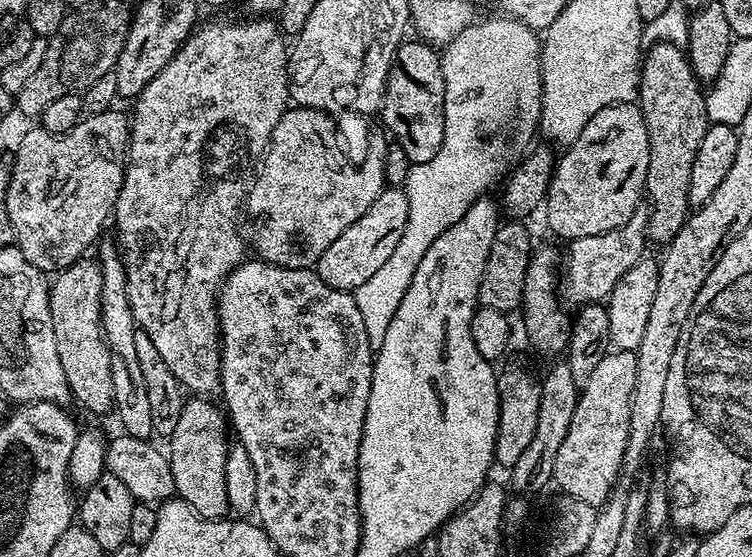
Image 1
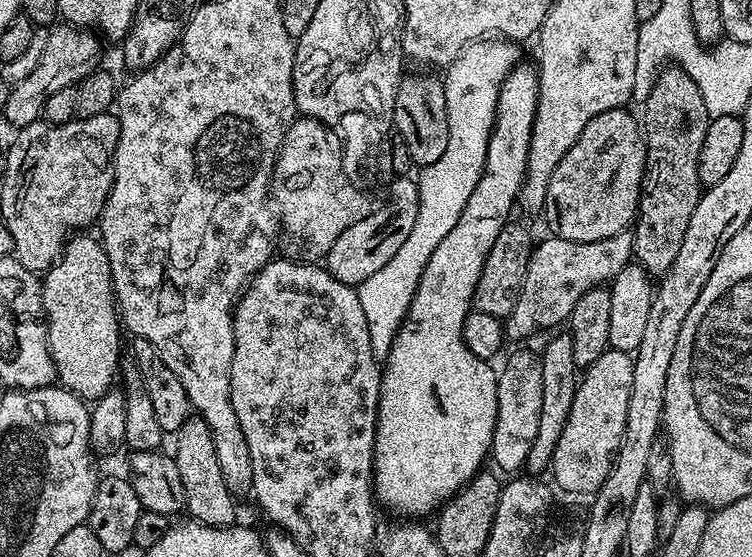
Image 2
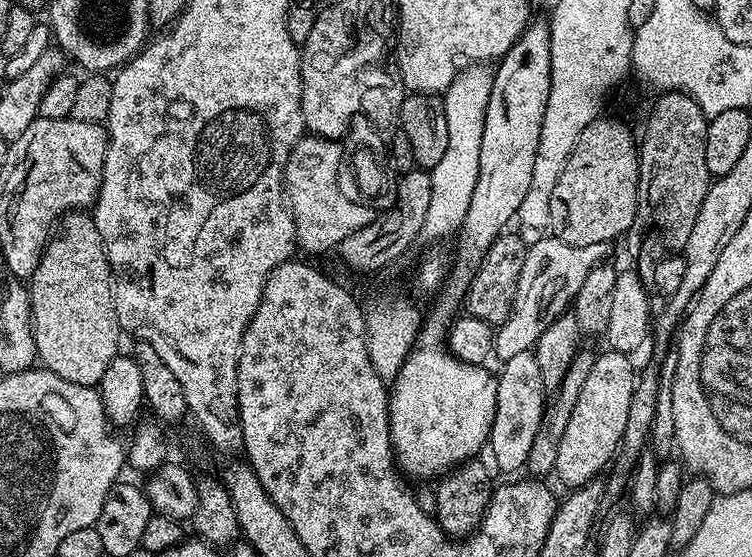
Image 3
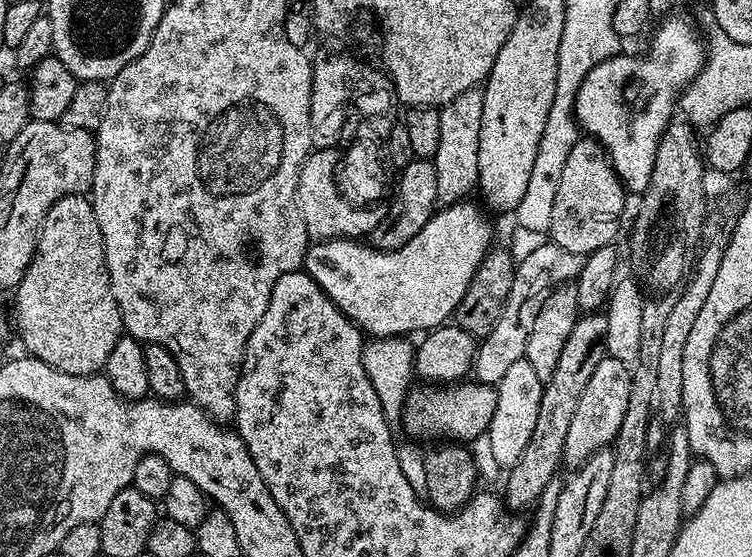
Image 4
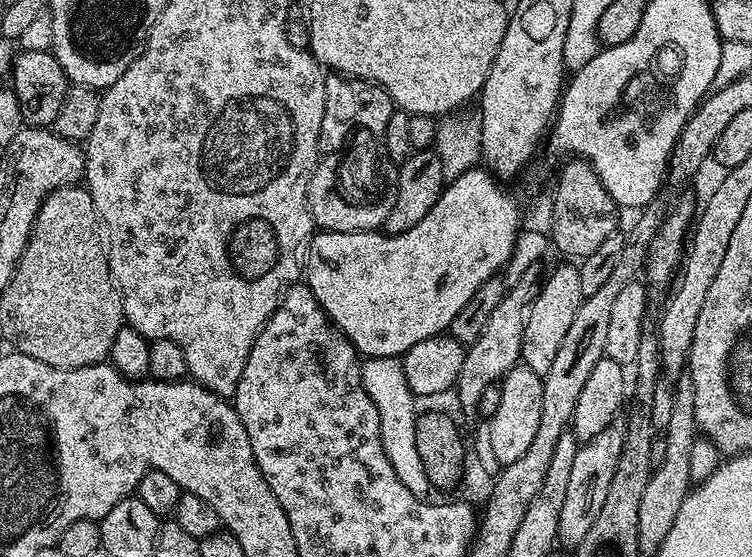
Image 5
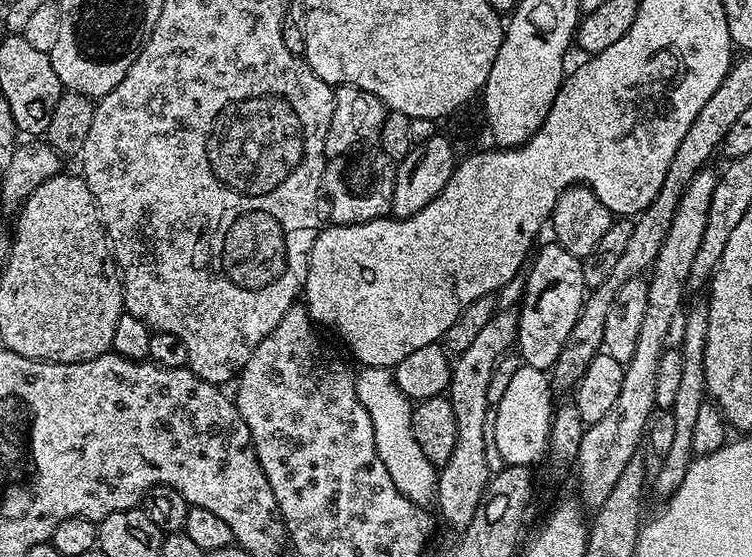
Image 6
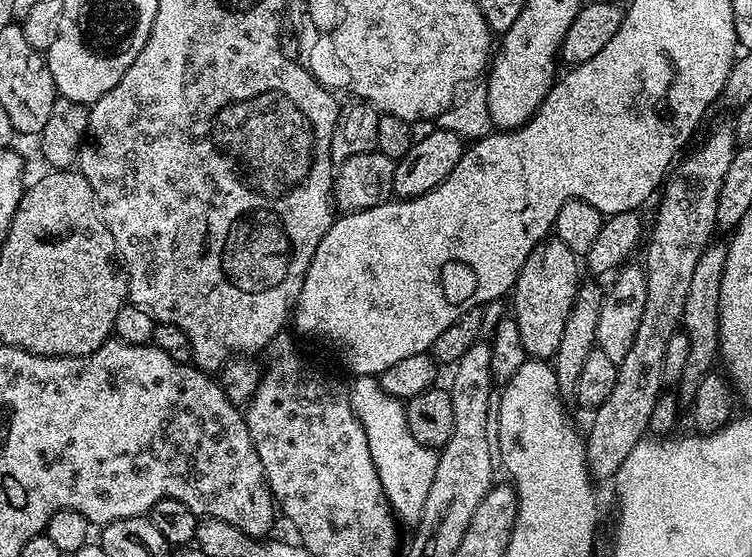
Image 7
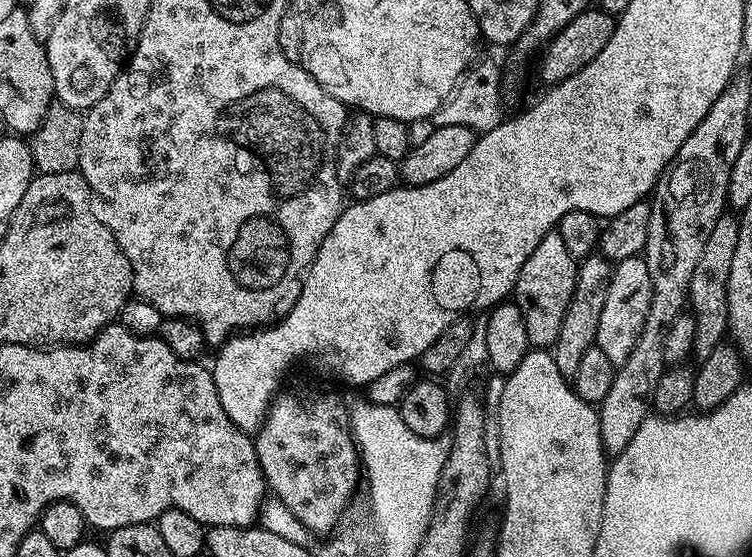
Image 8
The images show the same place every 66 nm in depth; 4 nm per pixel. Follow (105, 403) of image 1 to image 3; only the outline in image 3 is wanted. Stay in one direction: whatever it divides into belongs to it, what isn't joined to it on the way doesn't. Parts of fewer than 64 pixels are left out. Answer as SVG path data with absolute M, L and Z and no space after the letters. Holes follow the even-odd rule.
M87 211L65 212L58 224L54 235L44 245L44 254L26 284L28 301L32 307L36 354L39 363L48 371L58 374L58 378L66 378L66 382L74 382L78 386L96 388L102 374L106 374L106 366L110 366L112 359L121 351L122 329L112 297L112 271L102 246L102 238Z

